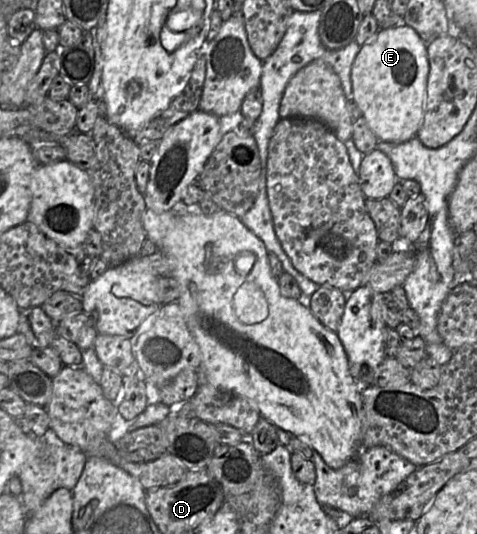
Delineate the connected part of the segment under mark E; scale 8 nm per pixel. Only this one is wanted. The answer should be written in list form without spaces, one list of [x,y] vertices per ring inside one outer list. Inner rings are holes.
[[[409,26],[379,29],[378,33],[361,47],[351,68],[352,90],[362,117],[378,140],[402,143],[416,136],[424,115],[428,74],[427,44]]]

